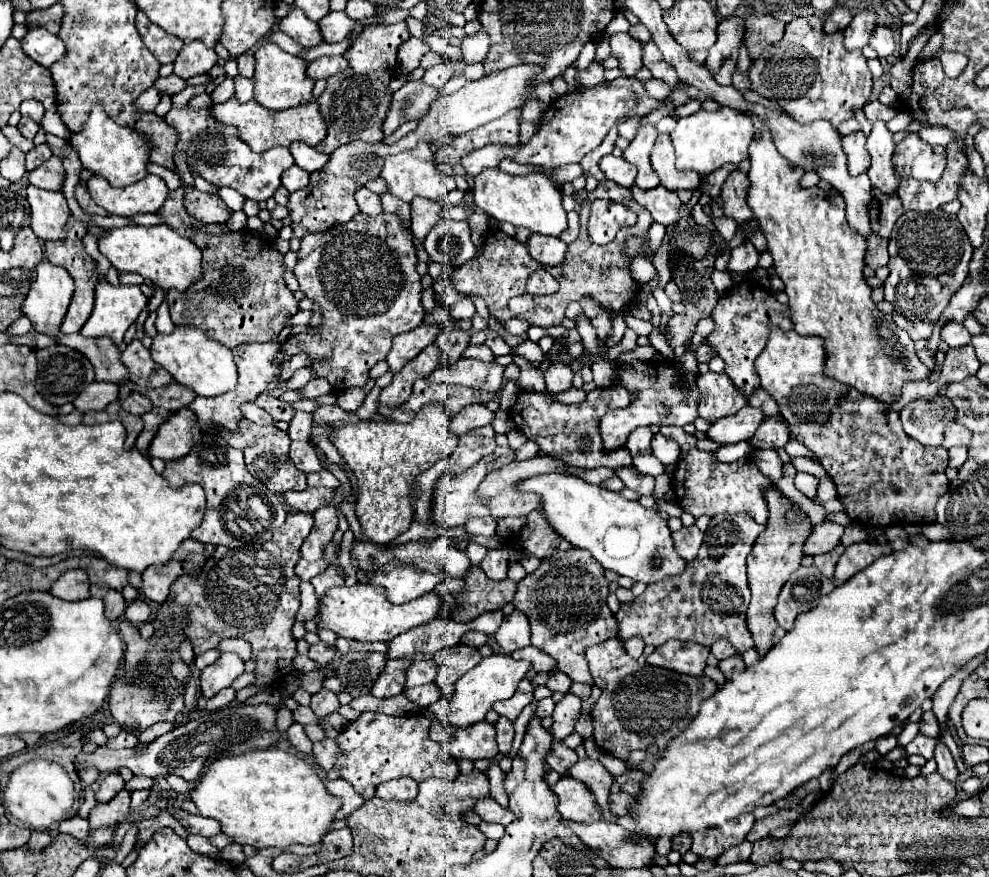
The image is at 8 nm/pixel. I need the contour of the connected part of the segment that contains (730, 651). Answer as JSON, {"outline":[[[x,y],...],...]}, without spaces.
{"outline":[[[721,639],[721,641],[715,641],[715,643],[711,645],[711,653],[713,653],[717,659],[727,659],[727,657],[733,657],[737,651],[733,649],[731,643],[727,643],[725,639]]]}

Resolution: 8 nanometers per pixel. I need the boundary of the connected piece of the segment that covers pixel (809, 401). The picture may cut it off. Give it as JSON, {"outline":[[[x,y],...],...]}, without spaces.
{"outline":[[[775,327],[771,337],[757,357],[755,367],[761,377],[761,387],[777,401],[781,415],[789,425],[799,423],[825,423],[829,421],[831,411],[843,397],[847,397],[849,387],[823,375],[825,369],[825,347],[821,337],[801,337],[795,331],[783,331]]]}

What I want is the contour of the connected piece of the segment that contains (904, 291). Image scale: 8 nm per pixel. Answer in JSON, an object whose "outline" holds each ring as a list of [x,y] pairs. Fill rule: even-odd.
{"outline":[[[907,211],[897,221],[893,237],[895,239],[889,239],[887,267],[891,273],[885,281],[885,301],[909,321],[937,321],[951,295],[963,285],[969,273],[973,247],[967,241],[963,225],[953,213],[919,219],[915,211]]]}

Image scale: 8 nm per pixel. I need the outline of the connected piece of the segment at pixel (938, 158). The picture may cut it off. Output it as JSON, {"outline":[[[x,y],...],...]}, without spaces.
{"outline":[[[913,133],[895,147],[893,163],[901,177],[937,181],[947,165],[945,147],[933,147]]]}

